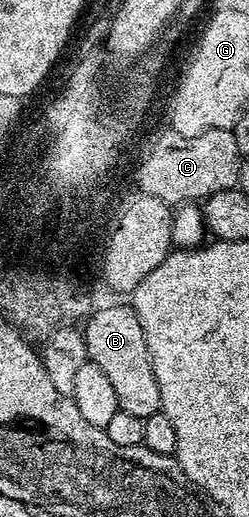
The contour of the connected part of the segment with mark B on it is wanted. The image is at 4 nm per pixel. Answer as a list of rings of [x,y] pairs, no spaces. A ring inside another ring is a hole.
[[[132,305],[104,309],[95,312],[83,326],[88,361],[99,364],[99,369],[108,377],[115,391],[117,409],[131,412],[131,416],[146,418],[161,409],[159,384],[151,368],[151,356],[147,352],[147,340],[143,340],[143,328]]]

